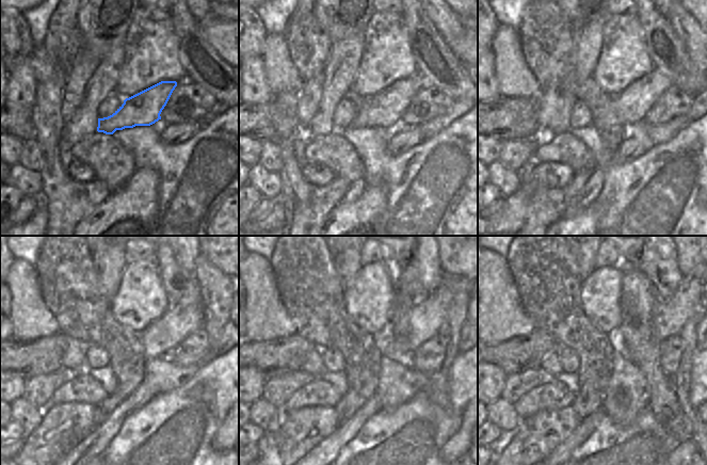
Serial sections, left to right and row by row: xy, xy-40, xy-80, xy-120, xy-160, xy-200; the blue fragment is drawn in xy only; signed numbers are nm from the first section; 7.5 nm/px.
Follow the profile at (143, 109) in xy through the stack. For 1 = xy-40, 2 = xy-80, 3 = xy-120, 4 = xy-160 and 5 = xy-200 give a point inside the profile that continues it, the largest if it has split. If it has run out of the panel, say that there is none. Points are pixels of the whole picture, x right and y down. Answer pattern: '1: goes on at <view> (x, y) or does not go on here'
1: goes on at xy-40 (384, 110)
2: goes on at xy-80 (630, 106)
3: goes on at xy-120 (178, 321)
4: goes on at xy-160 (426, 318)
5: goes on at xy-200 (669, 318)

